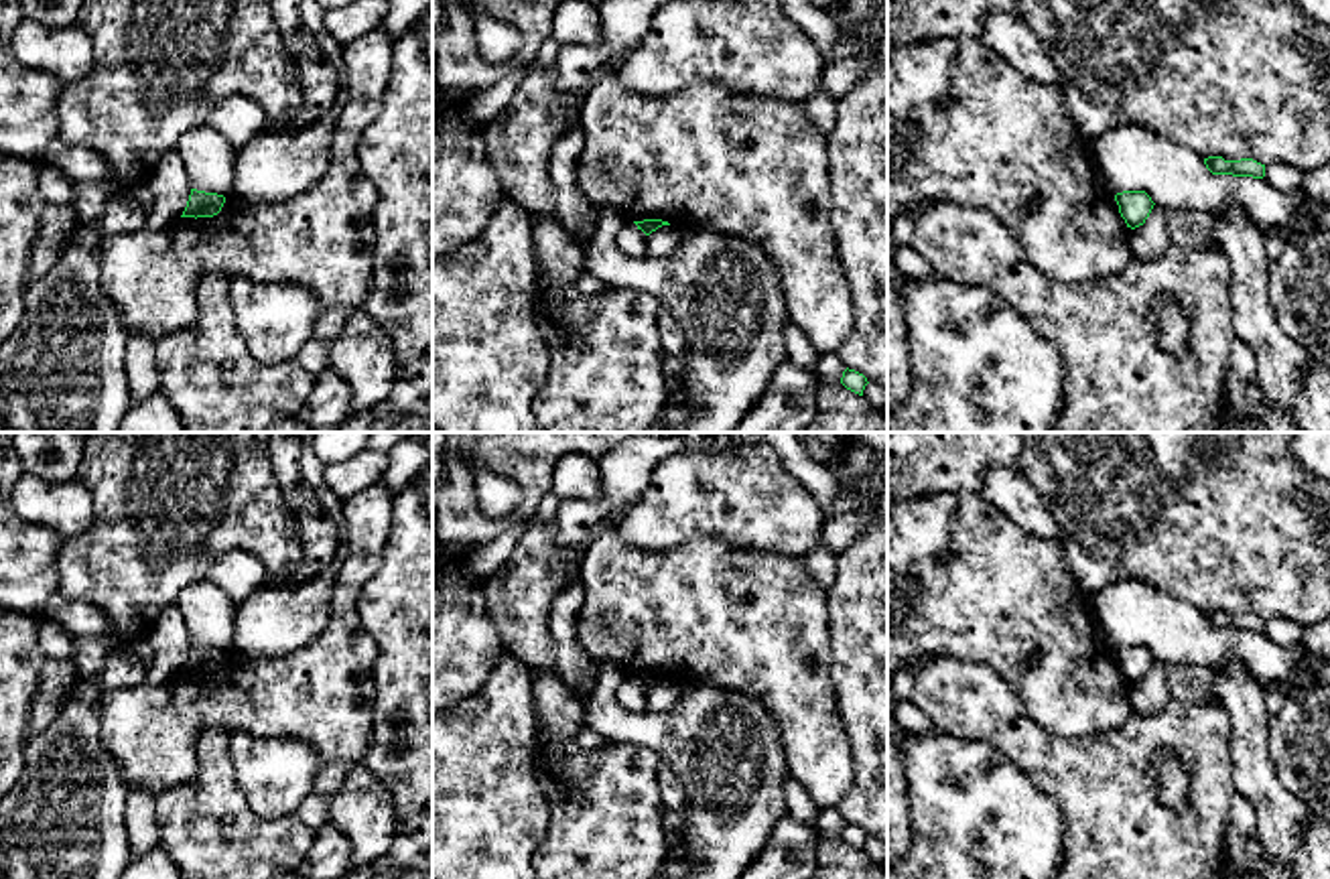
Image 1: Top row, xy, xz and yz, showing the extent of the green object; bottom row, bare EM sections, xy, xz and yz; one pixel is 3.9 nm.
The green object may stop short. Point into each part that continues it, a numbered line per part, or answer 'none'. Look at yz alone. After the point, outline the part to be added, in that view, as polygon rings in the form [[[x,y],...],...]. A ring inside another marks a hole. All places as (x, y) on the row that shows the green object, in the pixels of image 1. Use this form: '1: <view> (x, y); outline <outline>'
none

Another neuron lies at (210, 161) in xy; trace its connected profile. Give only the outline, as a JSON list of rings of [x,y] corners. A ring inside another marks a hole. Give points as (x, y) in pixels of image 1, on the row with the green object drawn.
[[[201,124],[185,132],[175,150],[185,162],[191,187],[227,197],[236,179],[236,152],[219,132]]]

